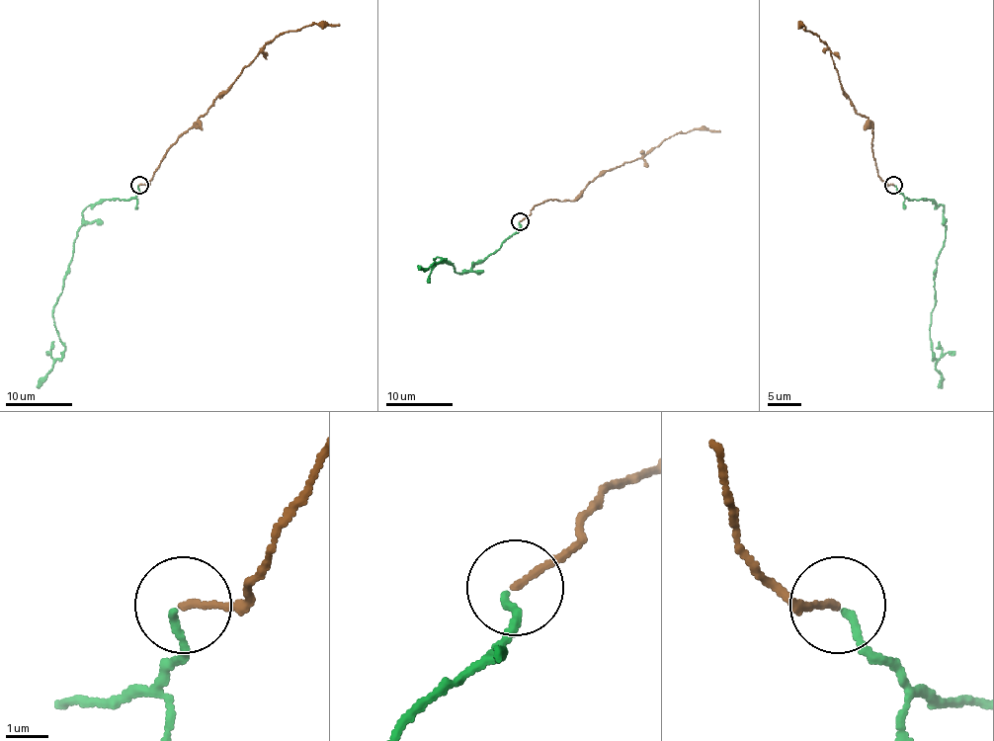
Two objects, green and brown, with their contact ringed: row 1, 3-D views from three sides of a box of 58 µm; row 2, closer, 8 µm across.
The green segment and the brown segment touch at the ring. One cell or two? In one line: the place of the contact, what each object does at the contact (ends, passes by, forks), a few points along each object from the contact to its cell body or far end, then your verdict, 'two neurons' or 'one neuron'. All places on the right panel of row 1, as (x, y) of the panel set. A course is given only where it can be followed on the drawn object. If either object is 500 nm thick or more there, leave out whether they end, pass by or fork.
(893, 185) | green ends | brown ends | green via (895, 186), (905, 198), (930, 199), (944, 207), (945, 239), (934, 275), (930, 326), (932, 353), (942, 388) | brown via (893, 184), (886, 184), (878, 174), (873, 125), (857, 112), (843, 90), (831, 50), (802, 23) | one neuron

